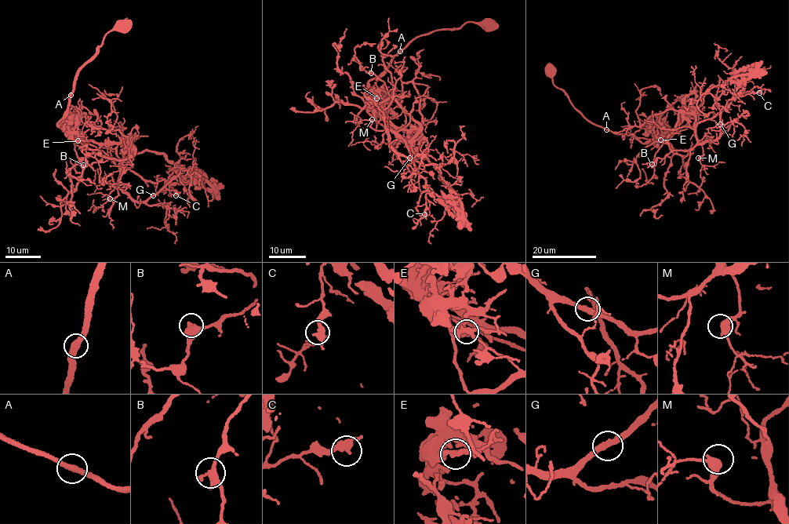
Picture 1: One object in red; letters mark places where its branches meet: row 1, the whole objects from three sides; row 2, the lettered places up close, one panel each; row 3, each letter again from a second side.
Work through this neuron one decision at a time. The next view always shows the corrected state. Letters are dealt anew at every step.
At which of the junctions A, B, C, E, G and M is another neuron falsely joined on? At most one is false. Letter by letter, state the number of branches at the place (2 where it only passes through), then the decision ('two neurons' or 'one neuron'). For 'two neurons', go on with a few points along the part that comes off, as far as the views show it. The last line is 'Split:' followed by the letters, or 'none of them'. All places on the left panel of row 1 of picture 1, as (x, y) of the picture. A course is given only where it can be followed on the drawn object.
A: 2 | two neurons | (70, 95), (57, 123), (64, 130), (119, 143), (128, 151), (161, 154), (216, 188), (187, 177), (179, 183)
B: 2 | one neuron
C: 2 | one neuron
E: 2 | one neuron
G: 2 | one neuron
M: 2 | one neuron
Split: A

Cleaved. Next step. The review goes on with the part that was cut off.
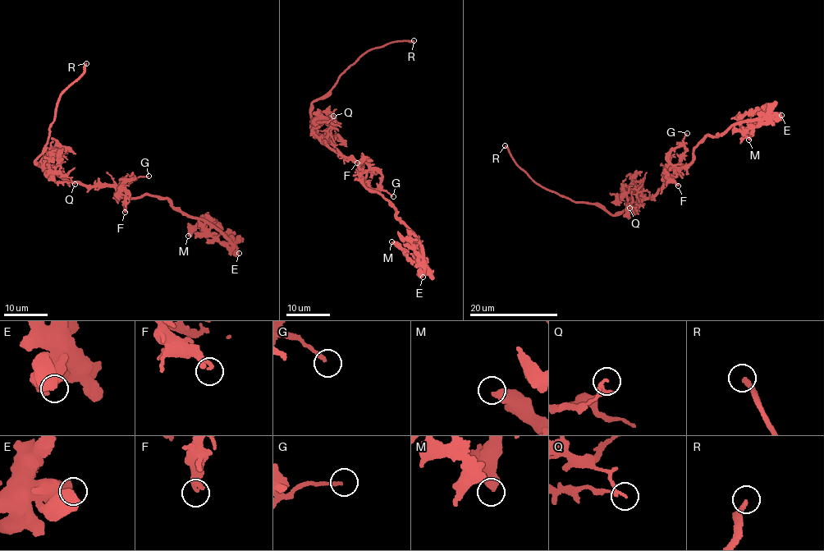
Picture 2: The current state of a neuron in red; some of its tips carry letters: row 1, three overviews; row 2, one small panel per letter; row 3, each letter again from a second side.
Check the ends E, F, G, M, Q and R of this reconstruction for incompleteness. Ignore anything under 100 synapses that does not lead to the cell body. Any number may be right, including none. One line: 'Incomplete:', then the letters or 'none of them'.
Incomplete: R

